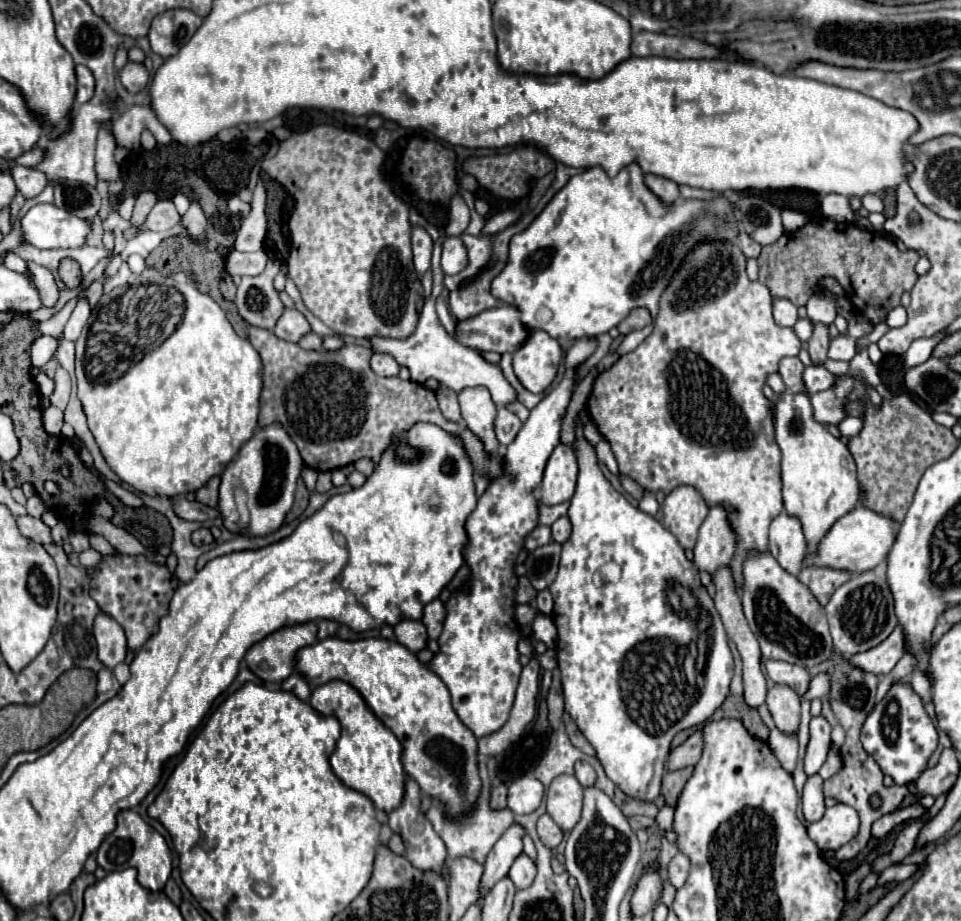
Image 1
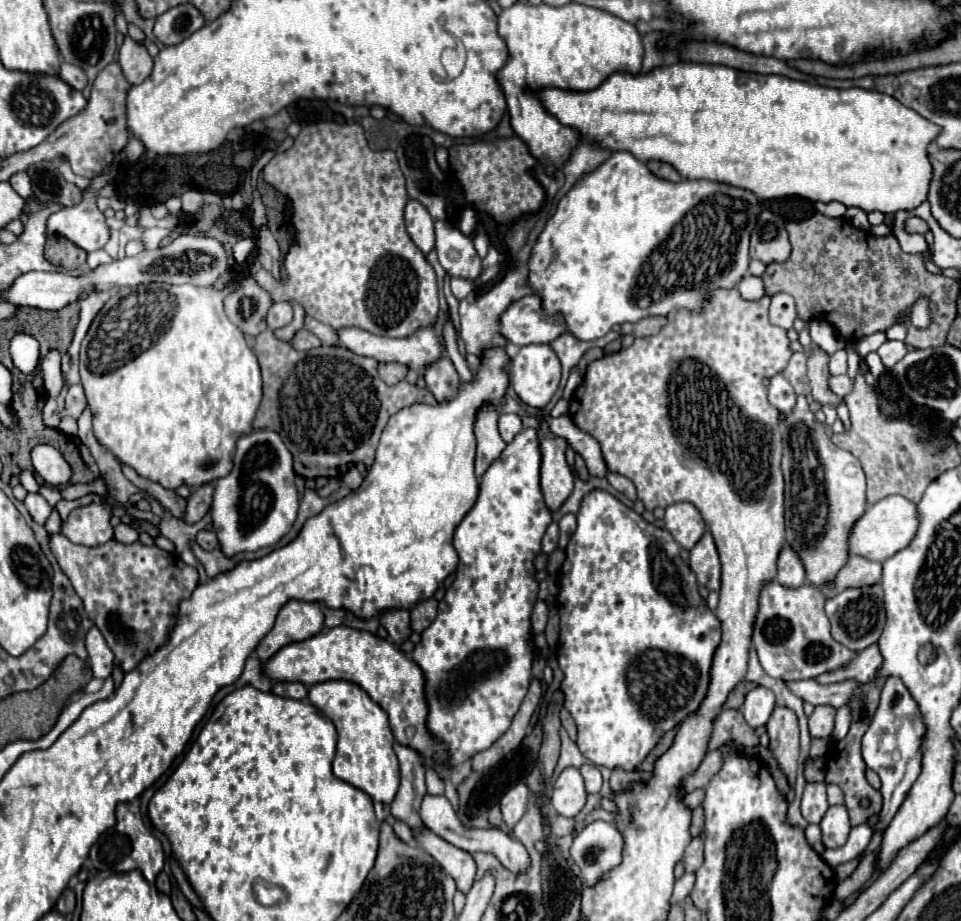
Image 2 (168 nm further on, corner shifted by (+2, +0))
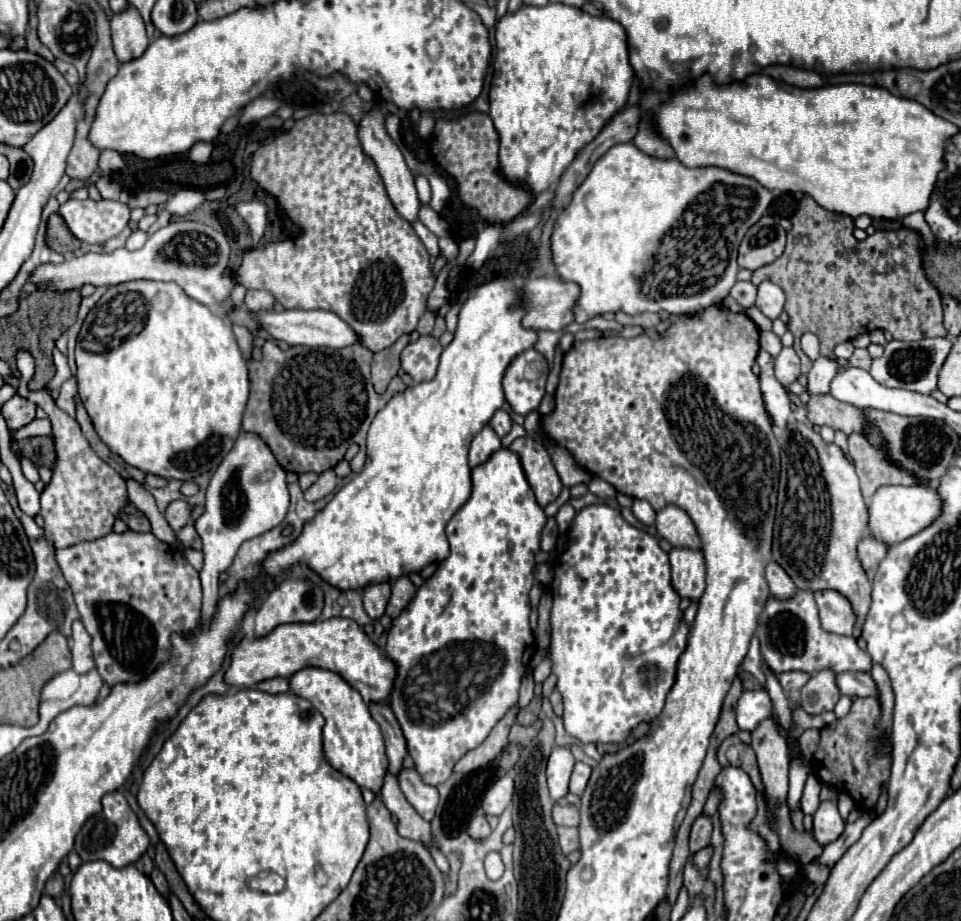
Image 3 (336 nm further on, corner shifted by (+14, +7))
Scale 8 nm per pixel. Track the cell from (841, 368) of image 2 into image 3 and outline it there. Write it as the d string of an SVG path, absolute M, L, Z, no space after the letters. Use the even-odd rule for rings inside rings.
M819 356L813 362L813 368L807 374L807 378L809 378L809 392L813 392L813 394L825 394L825 392L829 392L829 382L837 374L837 368L839 368L837 358Z

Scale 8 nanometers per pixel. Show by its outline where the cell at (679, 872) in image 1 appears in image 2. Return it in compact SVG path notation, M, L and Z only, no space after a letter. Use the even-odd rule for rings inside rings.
M693 837L693 841L689 843L689 847L685 849L685 871L697 871L703 863L703 839L701 837Z

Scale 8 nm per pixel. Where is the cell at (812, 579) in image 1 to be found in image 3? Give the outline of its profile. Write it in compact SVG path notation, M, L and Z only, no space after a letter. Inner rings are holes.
M865 536L861 540L861 544L857 546L857 558L861 560L861 566L863 566L869 580L873 580L873 576L877 572L877 566L883 560L885 554L887 554L887 546L883 542L877 542L871 536Z

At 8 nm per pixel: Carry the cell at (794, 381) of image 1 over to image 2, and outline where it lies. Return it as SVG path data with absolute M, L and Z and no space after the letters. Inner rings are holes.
M799 351L791 355L789 365L783 369L783 375L793 385L797 395L809 395L809 379L807 379L807 353Z

